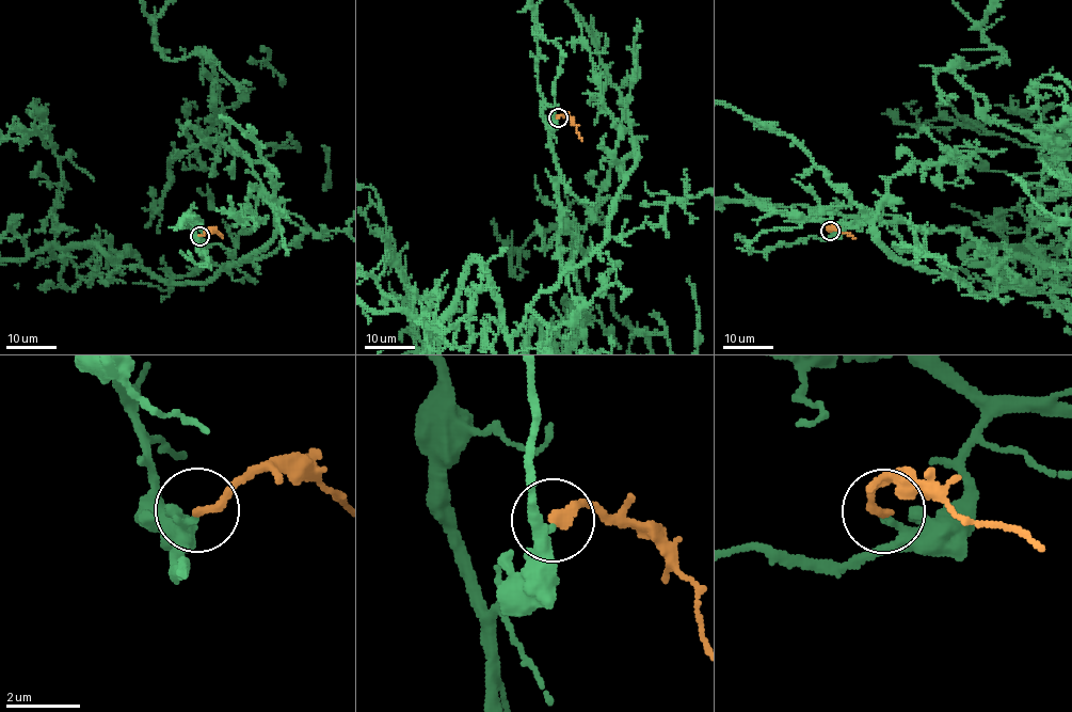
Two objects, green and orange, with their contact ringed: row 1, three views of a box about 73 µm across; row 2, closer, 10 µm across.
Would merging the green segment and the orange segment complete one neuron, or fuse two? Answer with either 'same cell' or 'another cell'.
same cell

